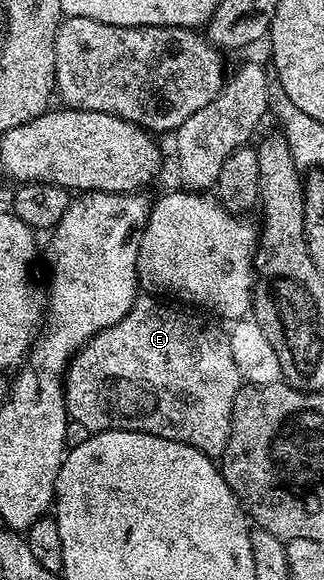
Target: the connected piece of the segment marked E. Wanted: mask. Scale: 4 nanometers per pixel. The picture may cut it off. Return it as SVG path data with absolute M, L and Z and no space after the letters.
M153 295L138 296L137 301L131 307L131 311L127 311L127 315L123 315L123 319L119 319L119 323L115 323L111 327L107 327L103 331L96 333L86 345L73 354L73 360L69 362L63 378L65 382L66 414L72 420L83 423L83 427L87 427L90 434L111 431L112 429L150 433L163 439L187 443L191 447L203 451L211 458L220 458L227 447L227 439L231 435L235 395L241 390L243 384L243 378L237 366L233 348L229 342L228 332L224 328L221 330L219 326L212 325L209 321L204 321L201 317L196 317L193 313L188 313L190 311L188 308L179 307L181 309L176 309L175 306L164 305L163 302L156 301L156 299L161 300Z

